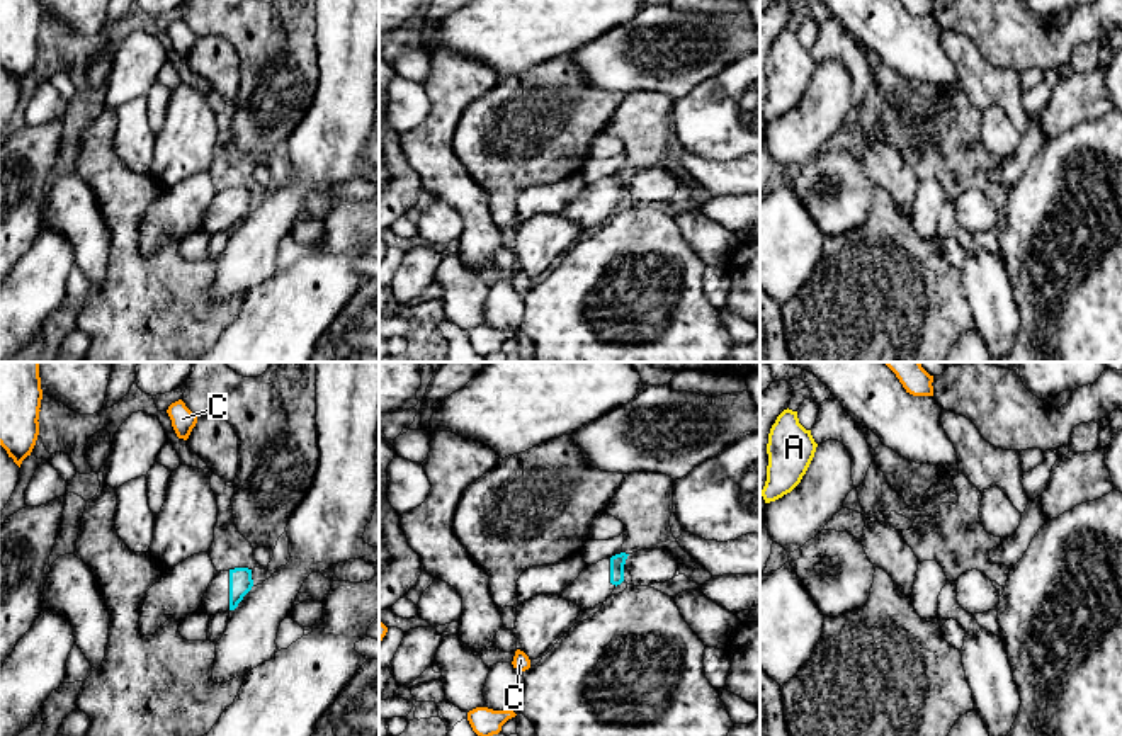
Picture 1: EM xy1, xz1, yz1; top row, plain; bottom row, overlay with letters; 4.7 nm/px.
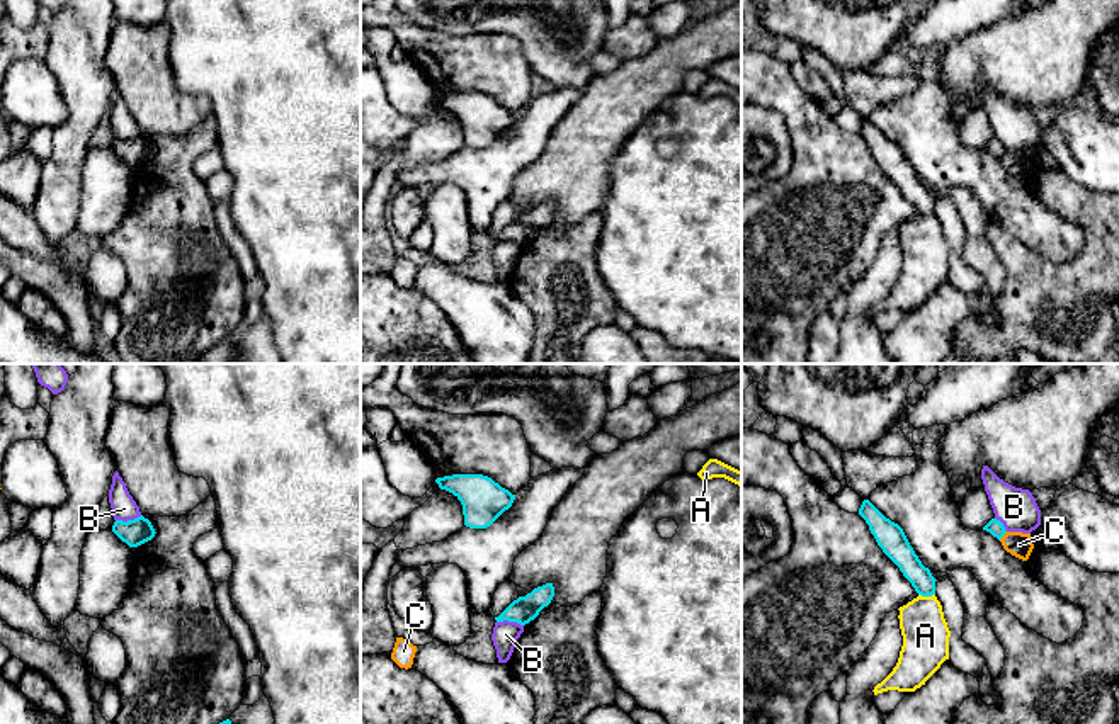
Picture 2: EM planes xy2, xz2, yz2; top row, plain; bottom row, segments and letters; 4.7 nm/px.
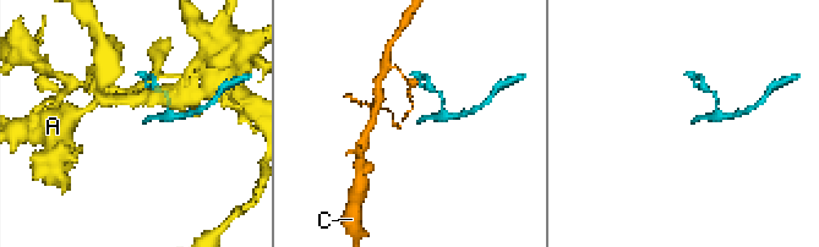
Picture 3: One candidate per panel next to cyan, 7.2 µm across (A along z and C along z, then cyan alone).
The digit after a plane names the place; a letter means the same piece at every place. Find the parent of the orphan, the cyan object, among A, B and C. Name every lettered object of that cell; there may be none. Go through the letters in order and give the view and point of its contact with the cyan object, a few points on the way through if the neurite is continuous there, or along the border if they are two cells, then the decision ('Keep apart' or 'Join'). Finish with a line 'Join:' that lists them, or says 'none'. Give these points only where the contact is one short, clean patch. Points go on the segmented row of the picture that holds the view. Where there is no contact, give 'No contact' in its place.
A: Touches cyan at yz2 (927, 595). Keep apart
B: Touches cyan at xz2 (511, 621). Boundary: xz2 (497, 621), (516, 621), (522, 626). Keep apart
C: Touches cyan at yz2 (1002, 536). Boundary: yz2 (1005, 531), (999, 539). Keep apart
Join: none

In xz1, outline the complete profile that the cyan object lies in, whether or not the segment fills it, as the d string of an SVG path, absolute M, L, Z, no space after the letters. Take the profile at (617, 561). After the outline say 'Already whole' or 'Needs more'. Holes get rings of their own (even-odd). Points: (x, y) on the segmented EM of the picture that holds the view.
M620 552L610 559L586 566L580 576L568 585L561 595L576 603L581 610L604 603L617 585L624 581L624 564L629 554Z. Needs more

